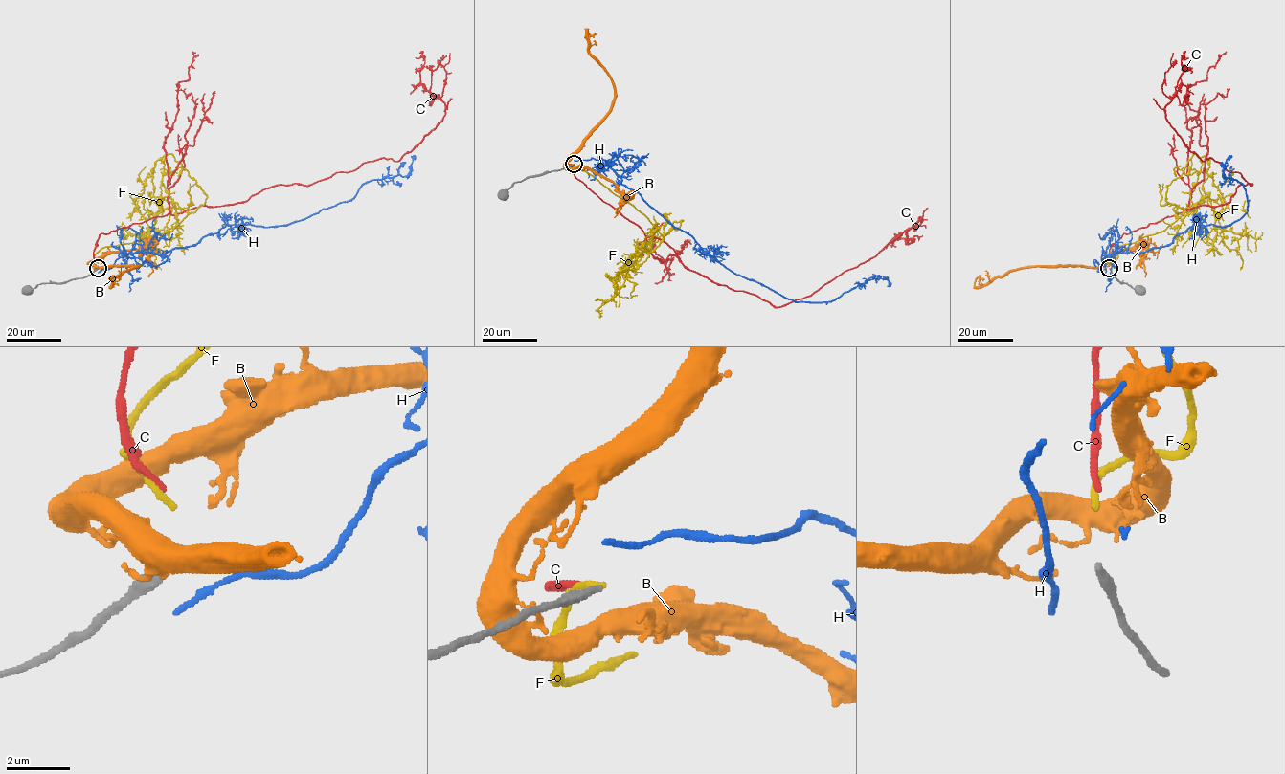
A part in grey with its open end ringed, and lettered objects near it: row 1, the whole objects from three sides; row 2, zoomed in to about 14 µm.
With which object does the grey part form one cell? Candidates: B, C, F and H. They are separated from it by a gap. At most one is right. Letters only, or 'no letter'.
F

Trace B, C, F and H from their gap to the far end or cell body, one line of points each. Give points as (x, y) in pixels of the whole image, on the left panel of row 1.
B: (95, 269), (138, 266), (113, 277), (111, 286), (112, 276), (121, 279)
C: (97, 262), (101, 233), (398, 161), (444, 115), (416, 57)
F: (97, 263), (104, 247), (169, 232), (187, 212), (165, 197), (149, 228), (139, 197), (139, 210), (126, 217)
H: (100, 270), (124, 255), (194, 246), (227, 225), (302, 220), (349, 201), (369, 181), (405, 176), (411, 156)

